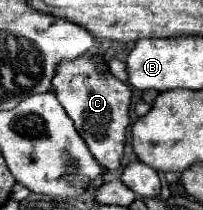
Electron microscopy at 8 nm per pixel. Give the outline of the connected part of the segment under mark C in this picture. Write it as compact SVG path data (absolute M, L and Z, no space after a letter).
M88 52L76 60L62 62L56 70L52 84L56 88L56 98L60 100L68 116L74 120L74 126L88 144L90 152L102 166L106 166L108 170L116 170L124 154L128 130L132 124L128 116L132 92L124 82L116 80L114 76L102 74L102 68L92 64L90 56L92 54Z

